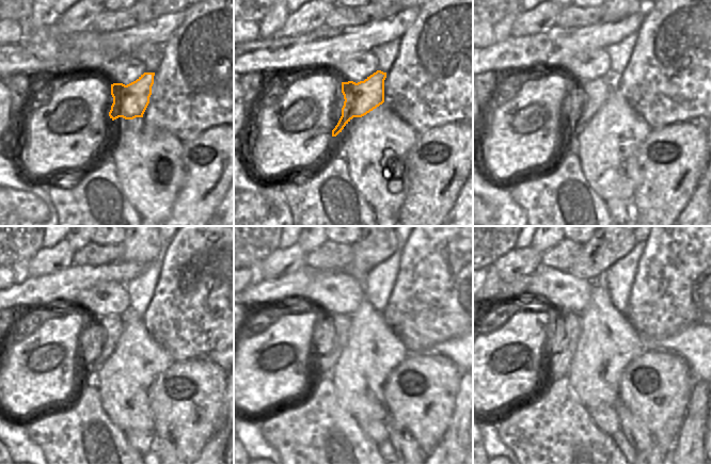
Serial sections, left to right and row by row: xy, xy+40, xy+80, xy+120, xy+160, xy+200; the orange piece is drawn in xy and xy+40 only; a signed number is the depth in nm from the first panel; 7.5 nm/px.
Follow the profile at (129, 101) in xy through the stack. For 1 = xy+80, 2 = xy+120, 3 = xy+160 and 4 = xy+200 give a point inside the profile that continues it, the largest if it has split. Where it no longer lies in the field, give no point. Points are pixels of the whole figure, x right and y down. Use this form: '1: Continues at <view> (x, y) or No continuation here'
1: Continues at xy+80 (593, 94)
2: Continues at xy+120 (106, 330)
3: Continues at xy+160 (321, 361)
4: Continues at xy+200 (555, 364)

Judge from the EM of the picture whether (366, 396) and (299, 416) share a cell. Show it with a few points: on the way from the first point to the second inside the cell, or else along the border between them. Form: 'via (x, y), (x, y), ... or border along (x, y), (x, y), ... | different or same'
border along (330, 380), (338, 403), (356, 420) | different

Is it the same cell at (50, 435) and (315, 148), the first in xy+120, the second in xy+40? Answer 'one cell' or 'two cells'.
two cells

